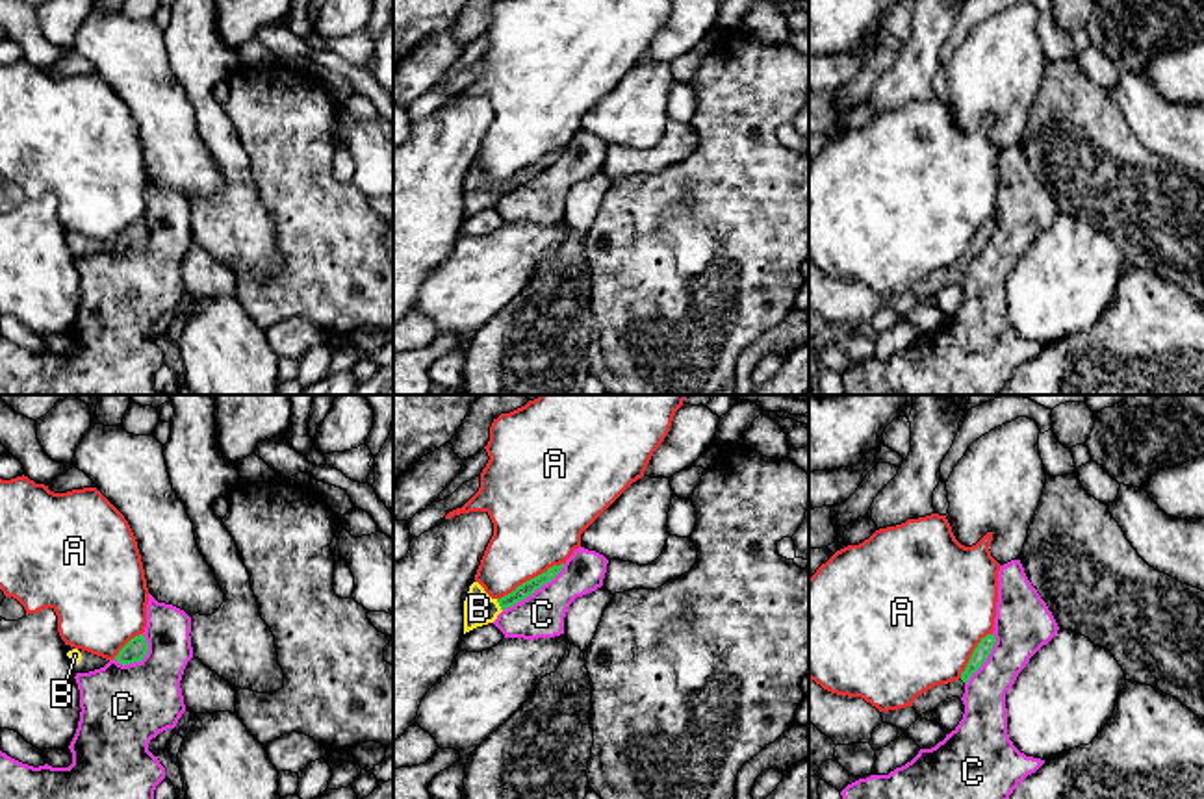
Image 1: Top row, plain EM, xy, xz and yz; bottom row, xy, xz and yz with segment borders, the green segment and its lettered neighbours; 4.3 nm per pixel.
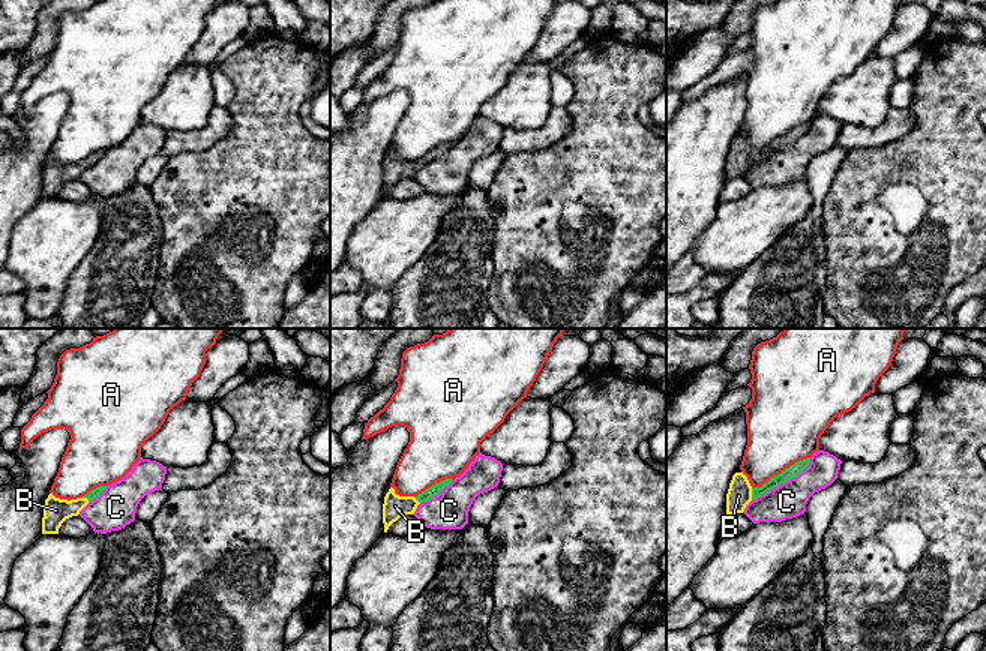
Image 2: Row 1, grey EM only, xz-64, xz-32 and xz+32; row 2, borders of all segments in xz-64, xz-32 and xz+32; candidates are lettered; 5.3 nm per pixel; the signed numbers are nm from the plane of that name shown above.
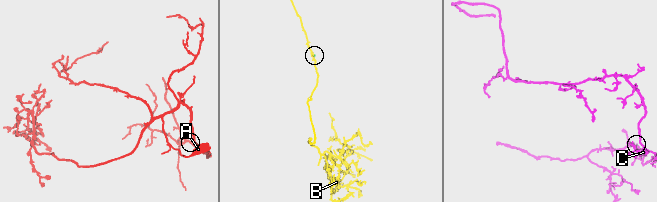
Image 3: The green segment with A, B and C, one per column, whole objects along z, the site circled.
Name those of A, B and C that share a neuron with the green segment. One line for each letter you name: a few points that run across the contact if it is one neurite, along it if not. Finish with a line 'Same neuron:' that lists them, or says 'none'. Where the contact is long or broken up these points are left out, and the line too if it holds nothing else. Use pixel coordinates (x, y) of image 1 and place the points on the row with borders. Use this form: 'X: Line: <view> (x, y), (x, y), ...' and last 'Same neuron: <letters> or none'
B: Line: xz (527, 588), (499, 605), (479, 608)
Same neuron: B

